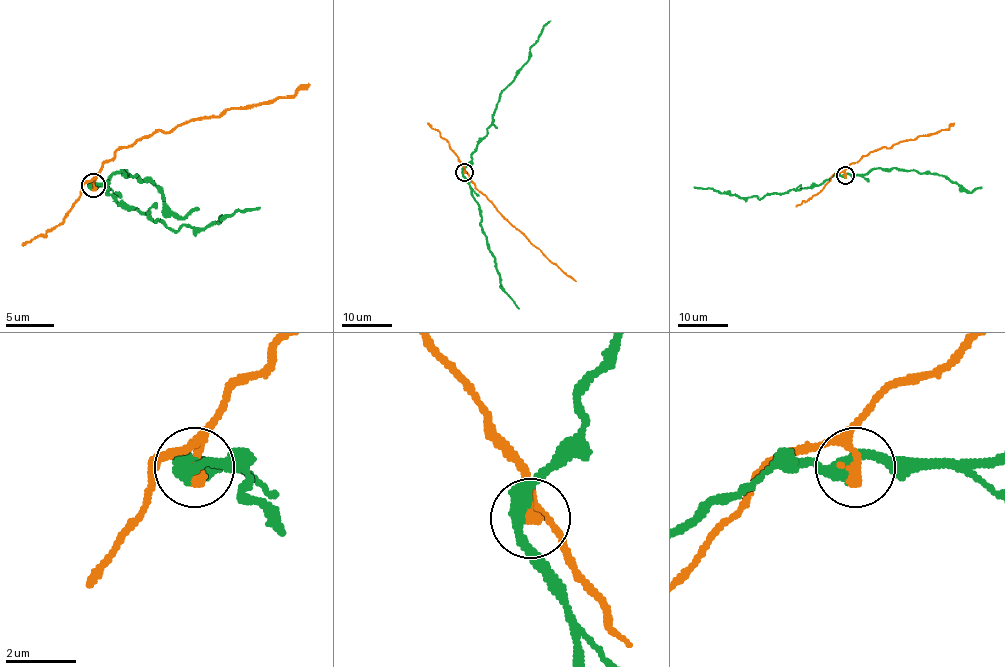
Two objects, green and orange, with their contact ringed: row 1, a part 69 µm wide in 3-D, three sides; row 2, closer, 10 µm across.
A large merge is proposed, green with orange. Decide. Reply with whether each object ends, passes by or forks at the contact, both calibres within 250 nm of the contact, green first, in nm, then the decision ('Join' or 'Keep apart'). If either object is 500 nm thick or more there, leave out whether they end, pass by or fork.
At the ring green passes by. At the ring orange passes by. Thickness 400 nm (green) against 260 nm. Keep apart

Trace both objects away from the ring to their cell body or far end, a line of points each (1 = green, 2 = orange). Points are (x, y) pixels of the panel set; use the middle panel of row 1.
1: (464, 172), (471, 153), (486, 134), (499, 94), (512, 82), (529, 55), (530, 47), (550, 20)
2: (464, 172), (496, 210), (576, 281)

